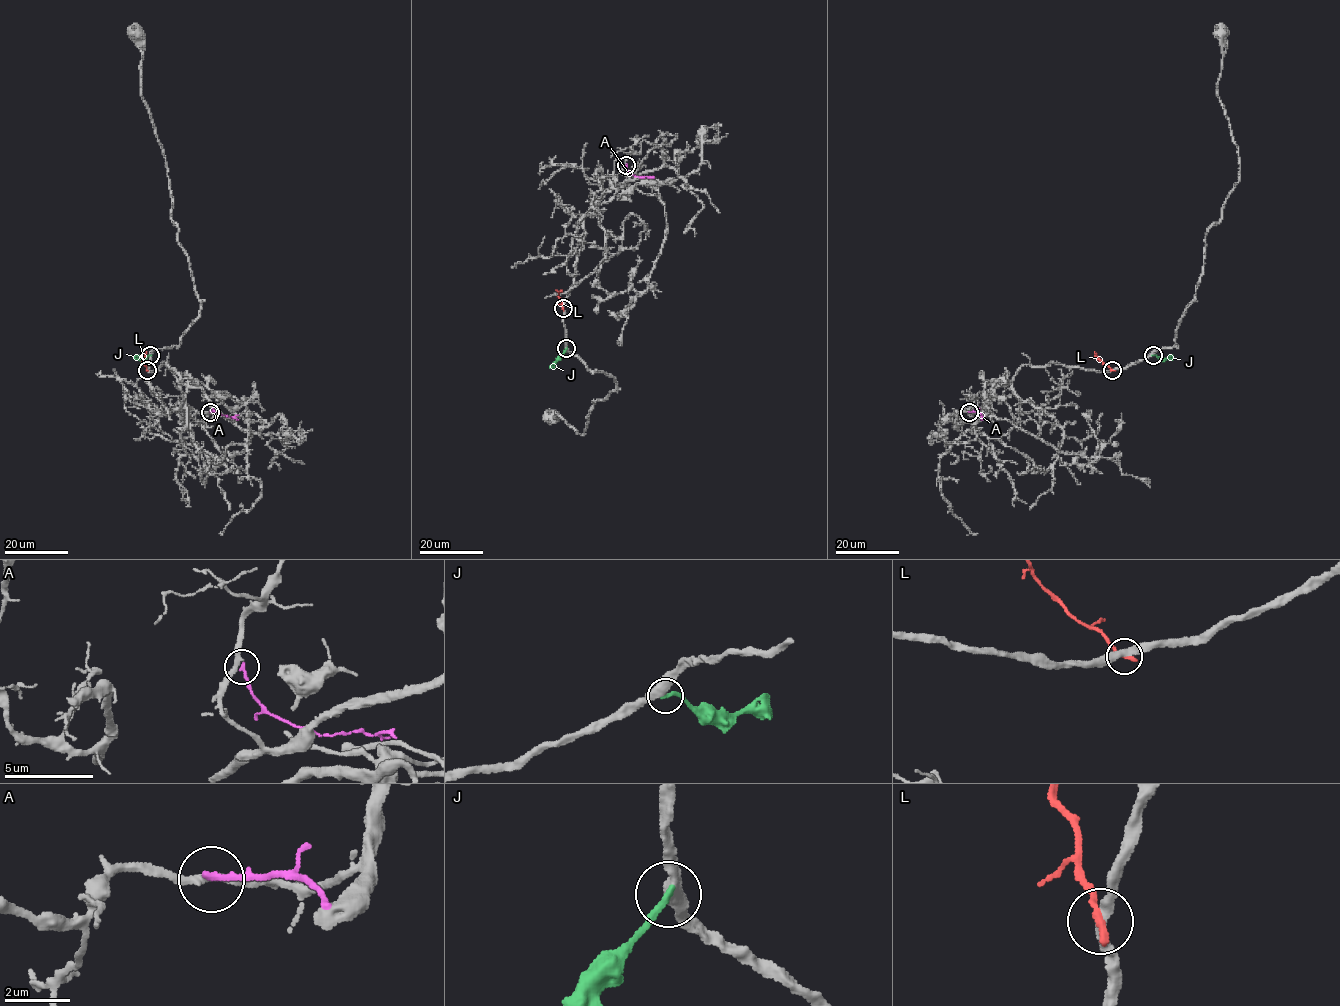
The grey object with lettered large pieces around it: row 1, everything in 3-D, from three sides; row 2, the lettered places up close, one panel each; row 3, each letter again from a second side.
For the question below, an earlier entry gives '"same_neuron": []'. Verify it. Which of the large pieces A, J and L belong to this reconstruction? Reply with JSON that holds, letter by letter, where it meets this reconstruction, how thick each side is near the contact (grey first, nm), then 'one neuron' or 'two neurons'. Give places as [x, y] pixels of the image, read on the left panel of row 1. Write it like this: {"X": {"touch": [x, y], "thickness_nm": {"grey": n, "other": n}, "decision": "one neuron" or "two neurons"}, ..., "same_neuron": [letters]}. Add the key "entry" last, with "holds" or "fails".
{"A": {"touch": [210, 412], "thickness_nm": {"grey": 260, "other": 220}, "decision": "two neurons"}, "J": {"touch": [150, 355], "thickness_nm": {"grey": 420, "other": 220}, "decision": "two neurons"}, "L": {"touch": [147, 370], "thickness_nm": {"grey": 360, "other": 280}, "decision": "two neurons"}, "same_neuron": [], "entry": "holds"}

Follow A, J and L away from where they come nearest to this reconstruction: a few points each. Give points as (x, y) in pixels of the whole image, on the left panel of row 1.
A: (210, 412), (238, 420)
J: (151, 355), (141, 358), (134, 356)
L: (148, 370), (143, 360), (146, 351)

